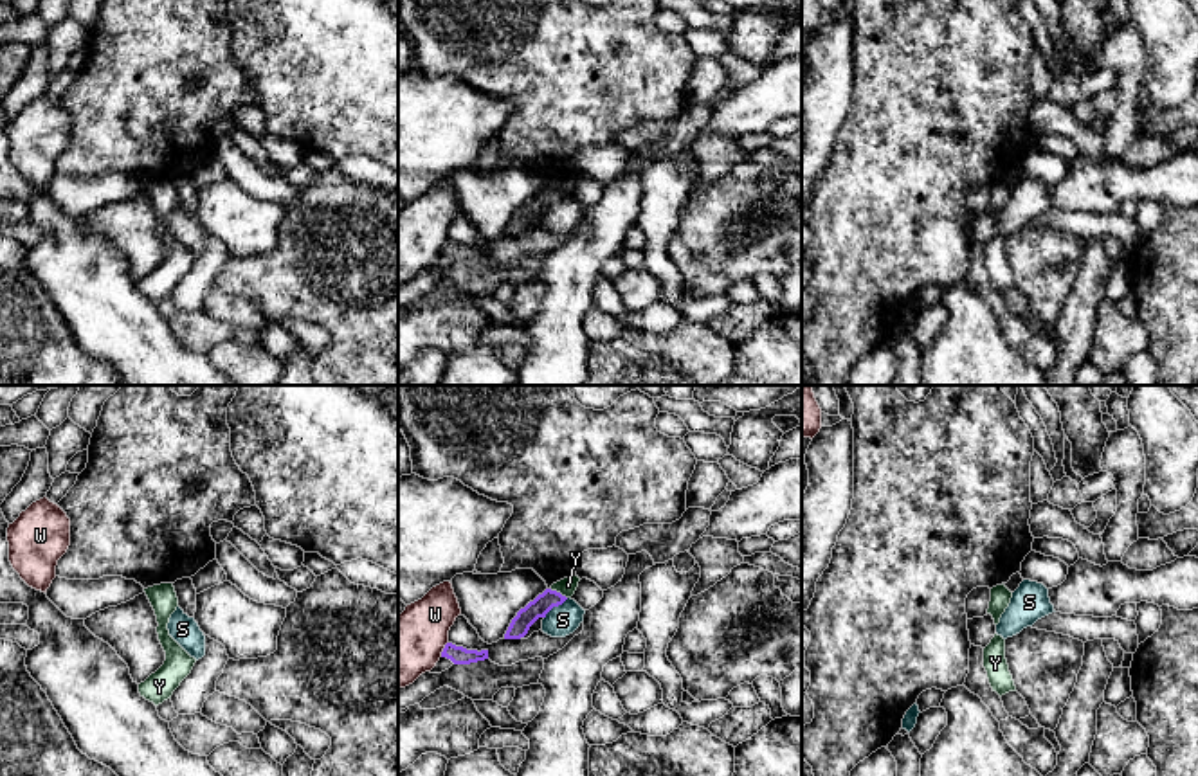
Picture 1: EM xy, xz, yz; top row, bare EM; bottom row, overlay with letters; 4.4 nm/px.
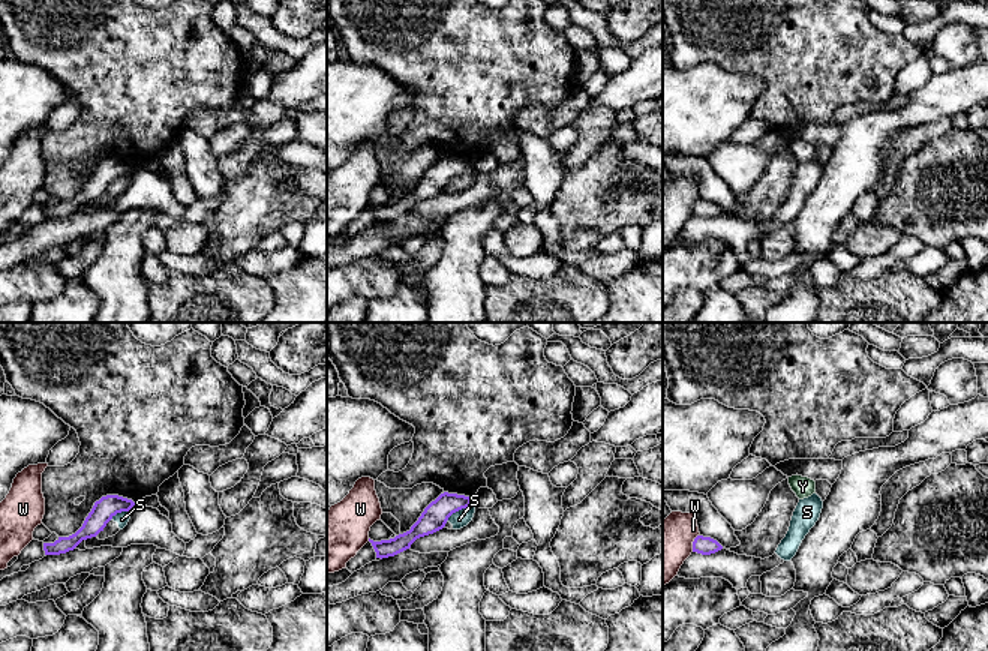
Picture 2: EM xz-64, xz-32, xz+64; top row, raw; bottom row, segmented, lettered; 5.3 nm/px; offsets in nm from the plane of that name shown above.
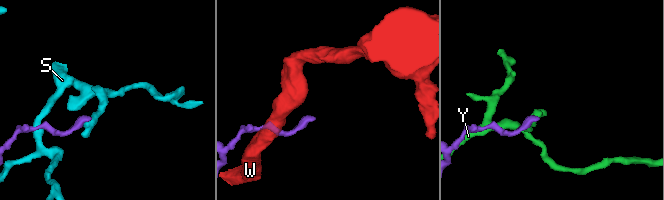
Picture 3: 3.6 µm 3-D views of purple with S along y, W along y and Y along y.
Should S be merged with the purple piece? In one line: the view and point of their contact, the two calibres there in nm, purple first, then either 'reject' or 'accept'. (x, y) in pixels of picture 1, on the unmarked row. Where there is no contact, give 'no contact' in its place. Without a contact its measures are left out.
xz (555, 202) | 90/140 nm | reject

